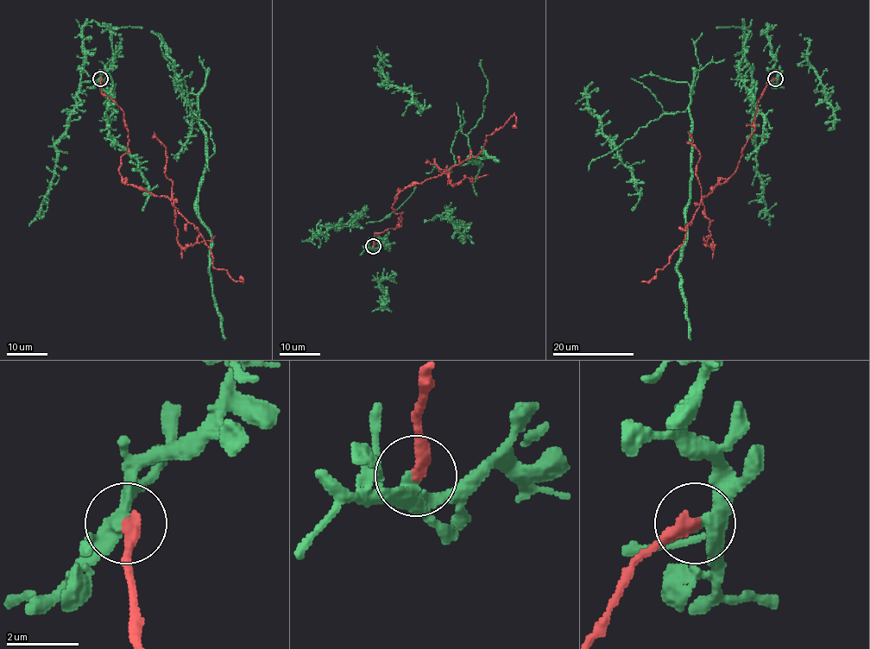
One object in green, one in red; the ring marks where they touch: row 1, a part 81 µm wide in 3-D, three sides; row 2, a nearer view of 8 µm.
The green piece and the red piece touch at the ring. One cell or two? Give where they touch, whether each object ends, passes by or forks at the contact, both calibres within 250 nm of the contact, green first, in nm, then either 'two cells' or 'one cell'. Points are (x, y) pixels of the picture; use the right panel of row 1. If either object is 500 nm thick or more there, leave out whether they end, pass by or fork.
place (775, 78); green forks; red ends; calibres 320 and 320 nm; two cells

